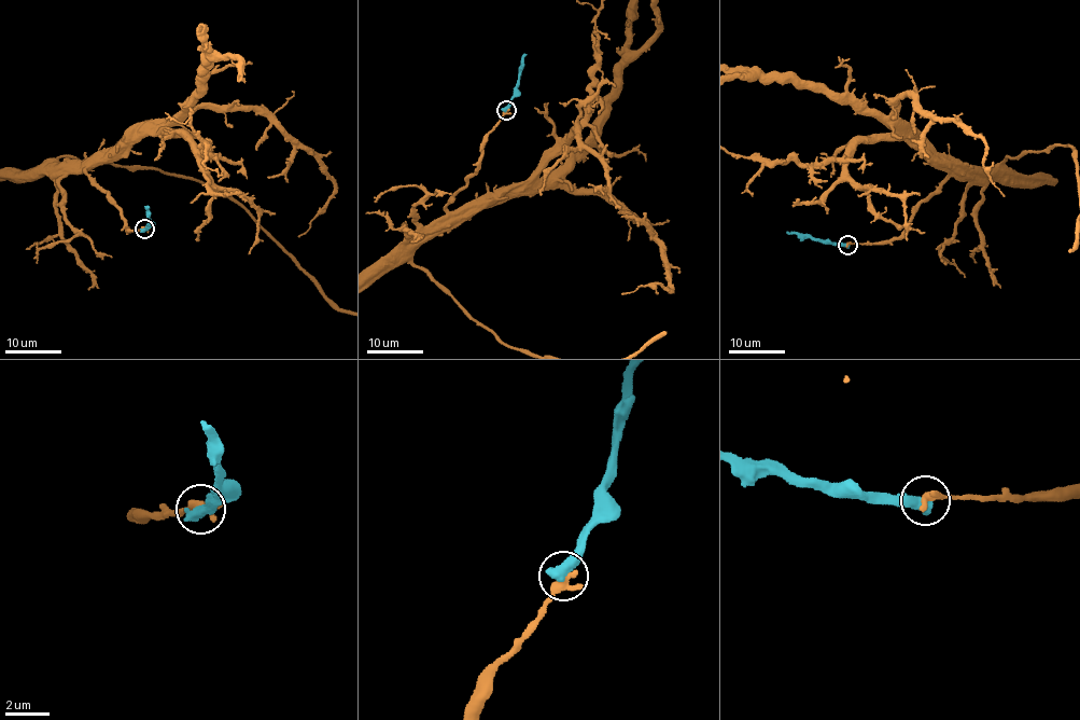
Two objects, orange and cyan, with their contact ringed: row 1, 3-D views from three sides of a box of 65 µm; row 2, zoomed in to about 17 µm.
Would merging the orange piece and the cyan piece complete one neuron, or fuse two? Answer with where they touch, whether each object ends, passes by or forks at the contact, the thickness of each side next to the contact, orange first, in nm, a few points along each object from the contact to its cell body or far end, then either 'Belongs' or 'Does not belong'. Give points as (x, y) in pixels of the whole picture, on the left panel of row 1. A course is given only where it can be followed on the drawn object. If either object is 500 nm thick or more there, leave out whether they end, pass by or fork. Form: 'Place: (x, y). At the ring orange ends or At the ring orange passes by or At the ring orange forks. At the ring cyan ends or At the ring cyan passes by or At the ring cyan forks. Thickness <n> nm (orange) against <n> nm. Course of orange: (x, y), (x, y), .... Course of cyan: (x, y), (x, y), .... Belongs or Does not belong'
Place: (144, 229). Thickness 480 nm (orange) against 550 nm. Course of orange: (144, 229), (128, 229), (86, 169), (58, 157), (226, 192), (338, 308). Course of cyan: (144, 229), (148, 225), (148, 205). Does not belong

